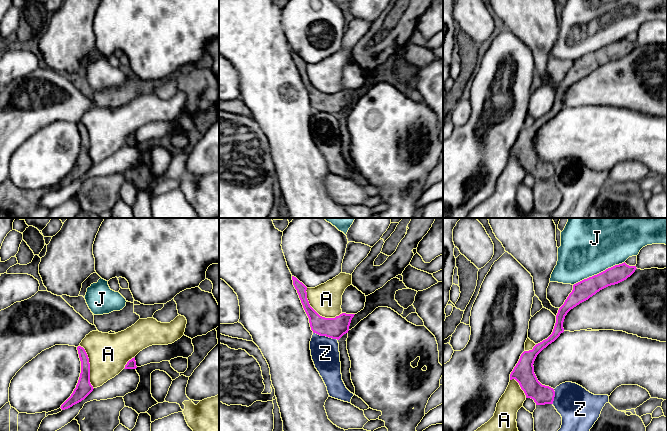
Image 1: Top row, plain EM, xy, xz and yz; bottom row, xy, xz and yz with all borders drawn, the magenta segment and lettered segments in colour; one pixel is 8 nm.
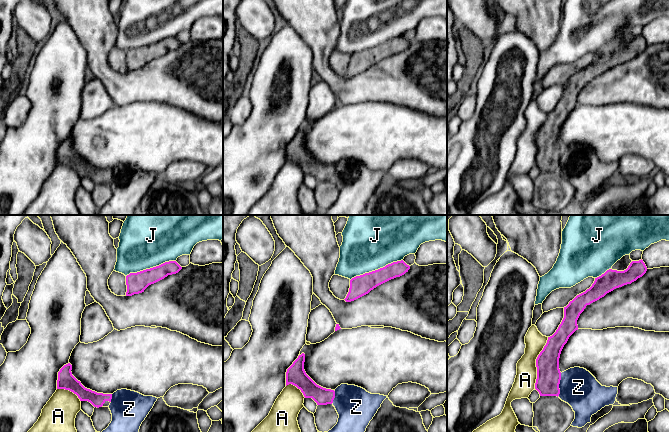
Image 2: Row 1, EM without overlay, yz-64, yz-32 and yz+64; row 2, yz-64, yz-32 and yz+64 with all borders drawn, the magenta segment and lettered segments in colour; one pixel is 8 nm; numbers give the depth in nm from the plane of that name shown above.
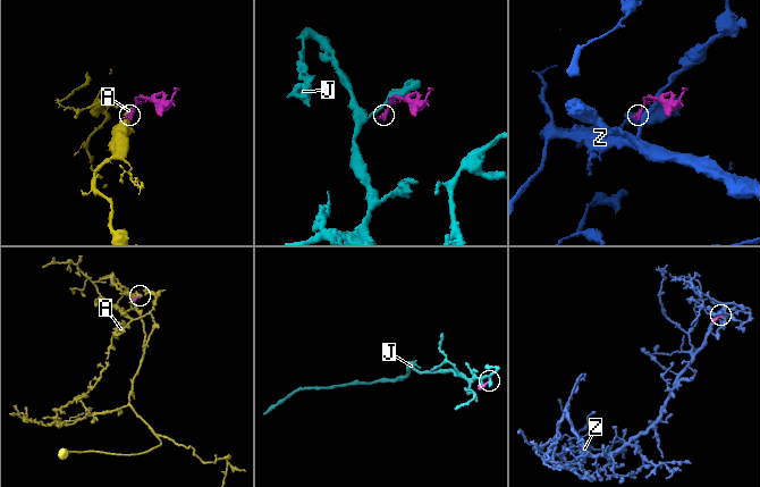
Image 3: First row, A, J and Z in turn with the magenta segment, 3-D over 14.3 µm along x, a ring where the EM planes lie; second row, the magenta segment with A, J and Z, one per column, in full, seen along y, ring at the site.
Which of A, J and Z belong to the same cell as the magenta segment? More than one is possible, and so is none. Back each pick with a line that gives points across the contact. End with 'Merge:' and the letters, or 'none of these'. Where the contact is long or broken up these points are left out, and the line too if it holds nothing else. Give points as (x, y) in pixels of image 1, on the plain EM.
Merge: Z

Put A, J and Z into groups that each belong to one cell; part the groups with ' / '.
A / J / Z

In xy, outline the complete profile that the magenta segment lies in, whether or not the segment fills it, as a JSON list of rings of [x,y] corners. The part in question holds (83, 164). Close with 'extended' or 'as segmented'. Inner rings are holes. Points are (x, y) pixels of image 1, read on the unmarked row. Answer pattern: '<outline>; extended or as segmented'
[[[81,122],[77,123],[79,134],[81,137],[81,149],[71,172],[61,181],[61,185],[65,186],[84,176],[92,167],[93,162],[90,159],[90,139],[85,125]]]; as segmented

